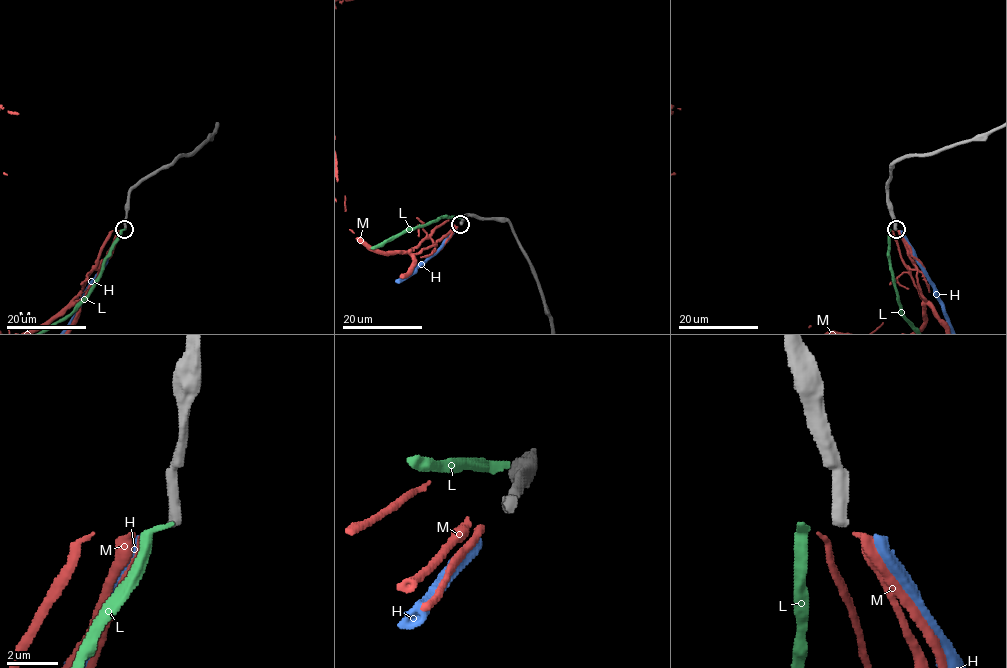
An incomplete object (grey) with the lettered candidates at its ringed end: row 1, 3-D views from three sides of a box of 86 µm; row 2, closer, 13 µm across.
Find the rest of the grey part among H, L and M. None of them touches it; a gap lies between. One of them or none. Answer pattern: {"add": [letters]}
{"add": ["H"]}

